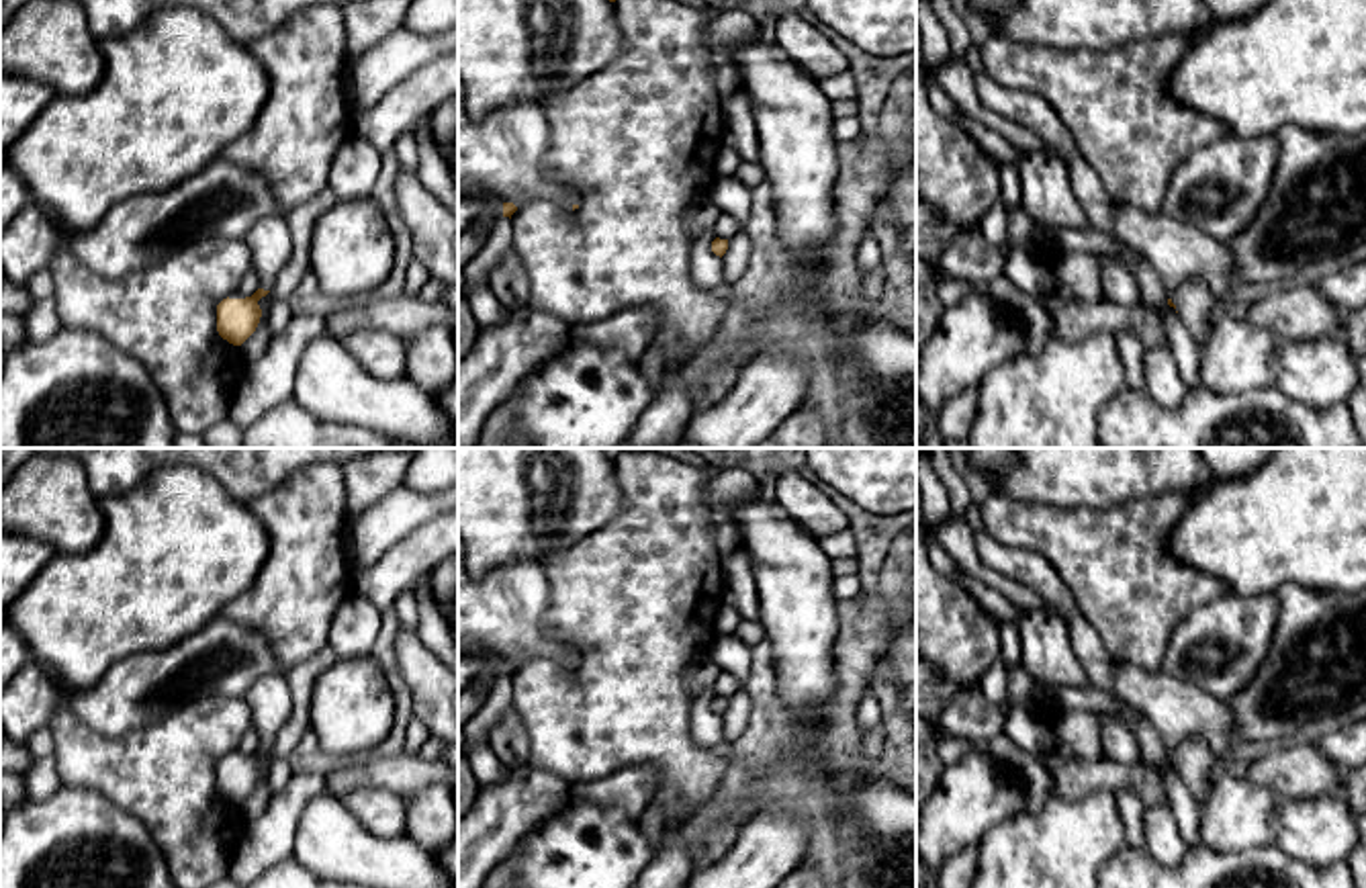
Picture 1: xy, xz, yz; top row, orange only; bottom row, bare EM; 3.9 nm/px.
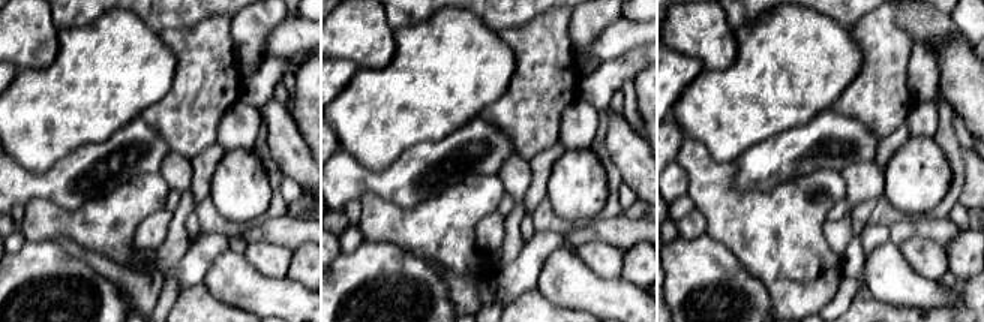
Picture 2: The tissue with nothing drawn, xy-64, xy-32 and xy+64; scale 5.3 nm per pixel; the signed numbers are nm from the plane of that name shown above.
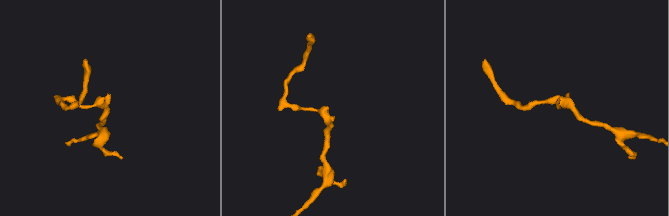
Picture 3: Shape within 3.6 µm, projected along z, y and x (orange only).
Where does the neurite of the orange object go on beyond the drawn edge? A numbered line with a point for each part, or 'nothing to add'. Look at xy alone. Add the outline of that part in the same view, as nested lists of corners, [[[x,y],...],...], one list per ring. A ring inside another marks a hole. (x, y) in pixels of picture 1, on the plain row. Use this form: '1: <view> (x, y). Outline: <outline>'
1: xy (270, 700). Outline: [[[270,673],[258,677],[243,698],[252,708],[260,747],[270,749],[292,712],[292,694],[286,675]]]

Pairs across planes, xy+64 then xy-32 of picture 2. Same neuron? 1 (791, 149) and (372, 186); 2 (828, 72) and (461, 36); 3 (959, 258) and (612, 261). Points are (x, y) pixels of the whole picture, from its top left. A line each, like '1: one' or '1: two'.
1: one
2: one
3: two

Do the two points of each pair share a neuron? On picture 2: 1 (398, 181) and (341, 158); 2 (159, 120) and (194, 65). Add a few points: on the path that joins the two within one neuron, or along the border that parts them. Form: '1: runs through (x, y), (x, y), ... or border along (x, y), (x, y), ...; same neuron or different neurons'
1: runs through (384, 181), (365, 181), (354, 171); same neuron
2: runs through (173, 107), (194, 86), (194, 78); same neuron

